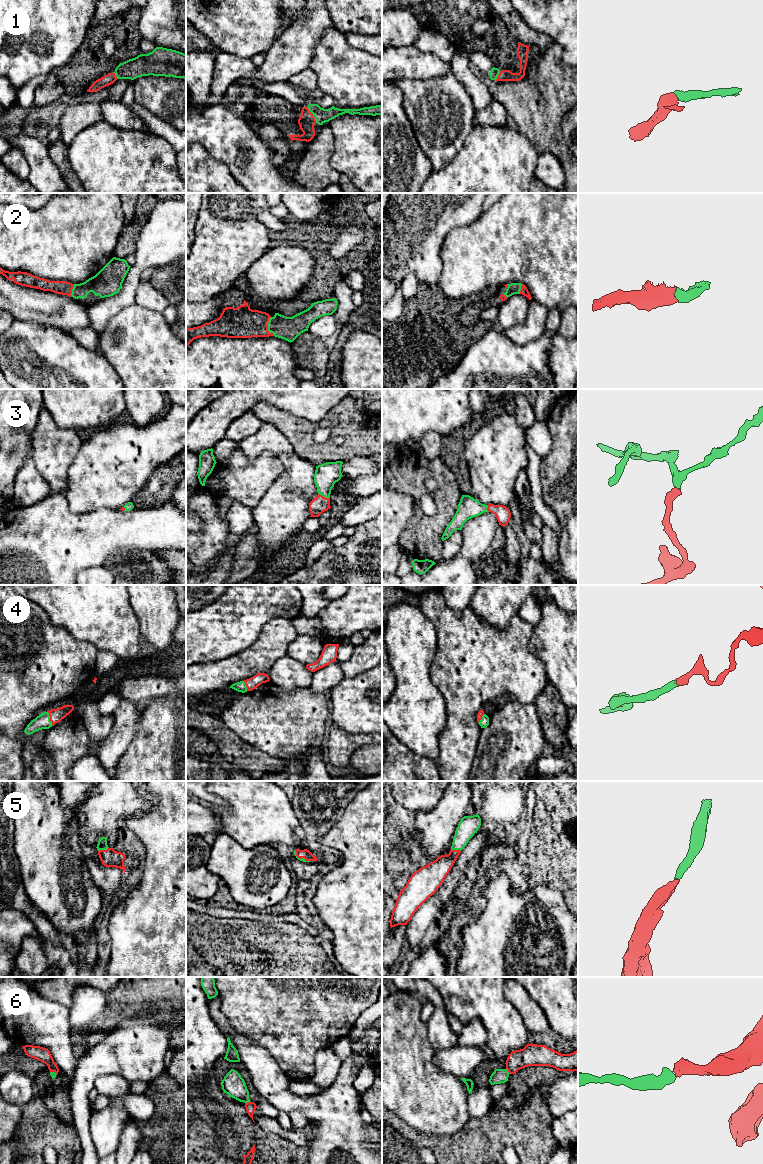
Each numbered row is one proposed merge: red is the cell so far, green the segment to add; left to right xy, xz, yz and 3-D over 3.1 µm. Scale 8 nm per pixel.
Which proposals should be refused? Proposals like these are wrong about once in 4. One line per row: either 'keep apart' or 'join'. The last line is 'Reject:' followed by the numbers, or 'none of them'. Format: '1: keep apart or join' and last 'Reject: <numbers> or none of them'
1: join
2: join
3: join
4: join
5: join
6: join
Reject: none of them

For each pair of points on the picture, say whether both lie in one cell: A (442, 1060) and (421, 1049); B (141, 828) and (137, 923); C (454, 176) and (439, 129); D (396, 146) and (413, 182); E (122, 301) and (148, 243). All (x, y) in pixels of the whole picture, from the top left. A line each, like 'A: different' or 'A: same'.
A: different
B: same
C: different
D: same
E: same

